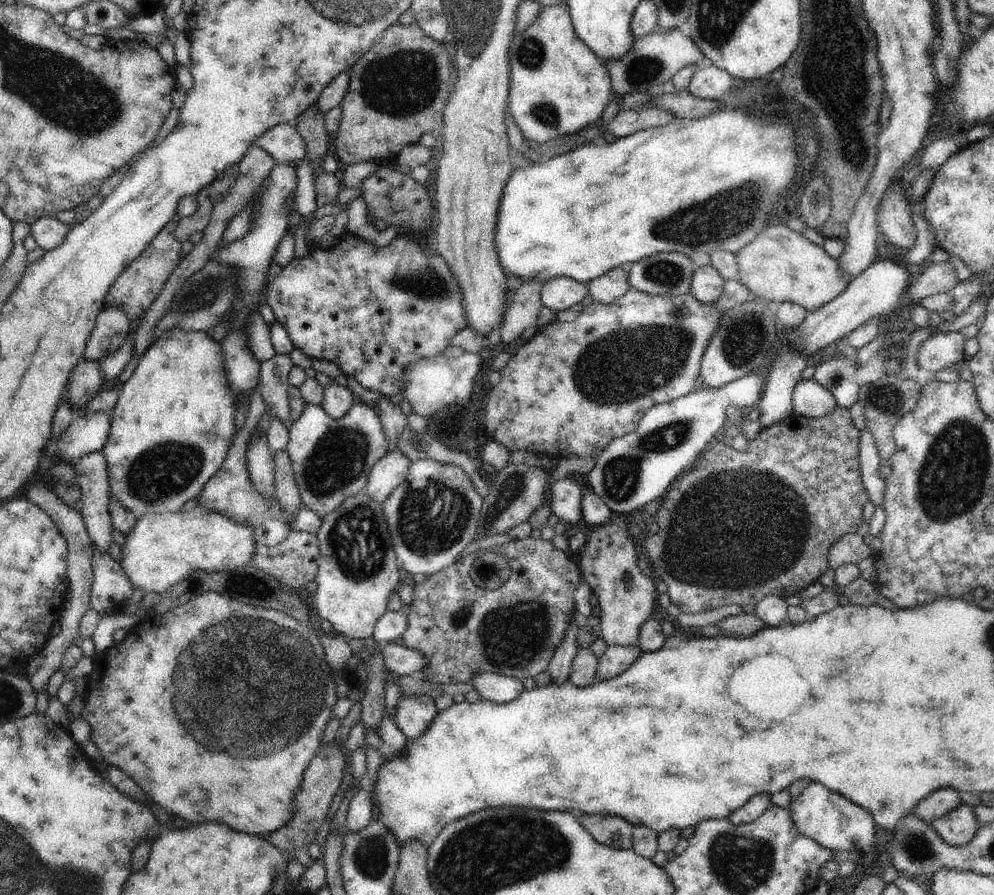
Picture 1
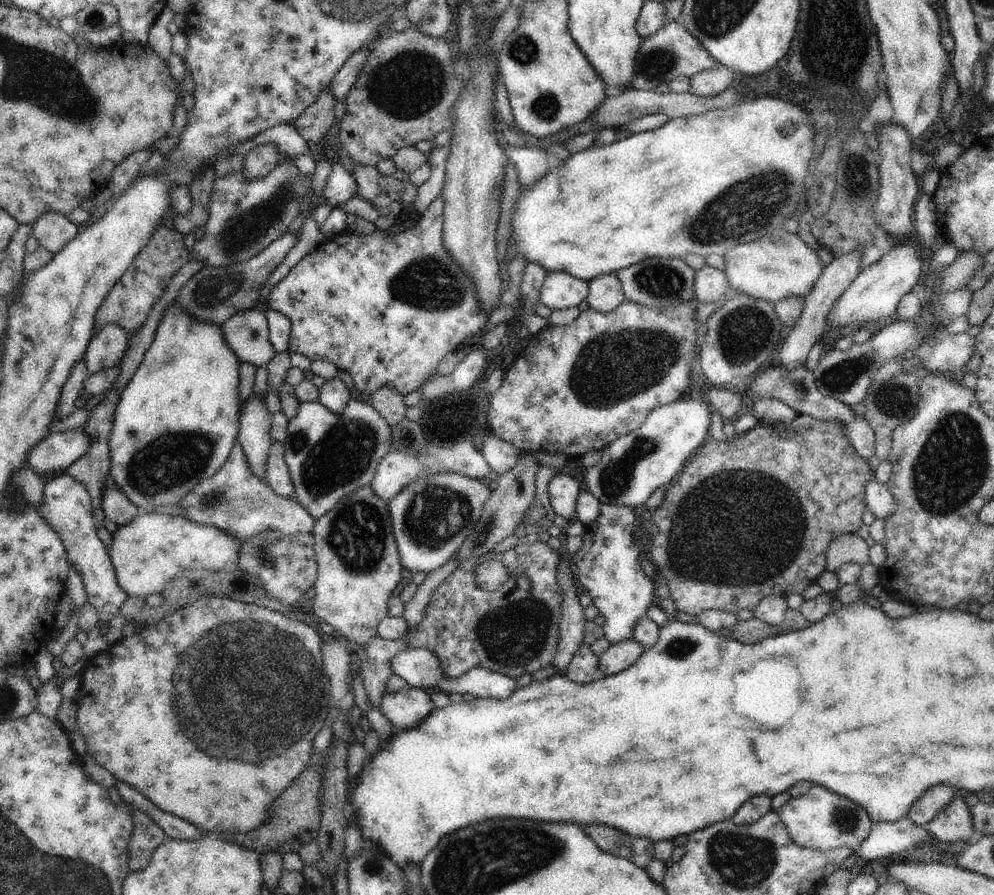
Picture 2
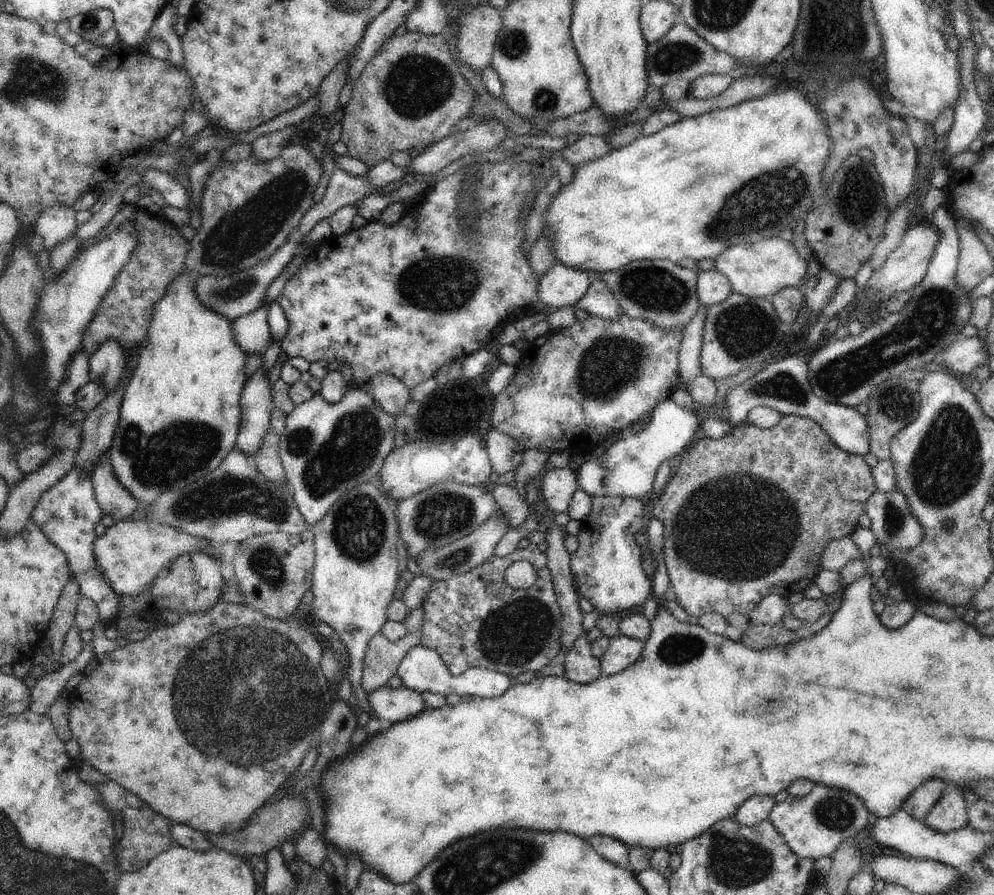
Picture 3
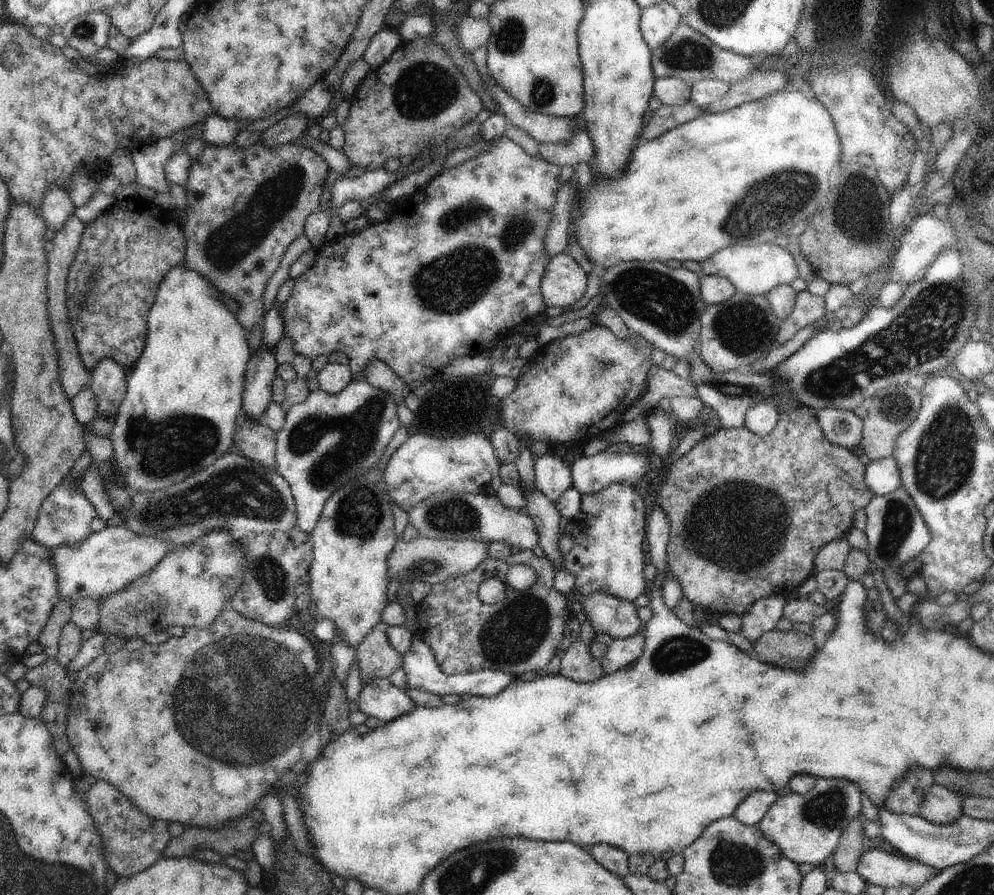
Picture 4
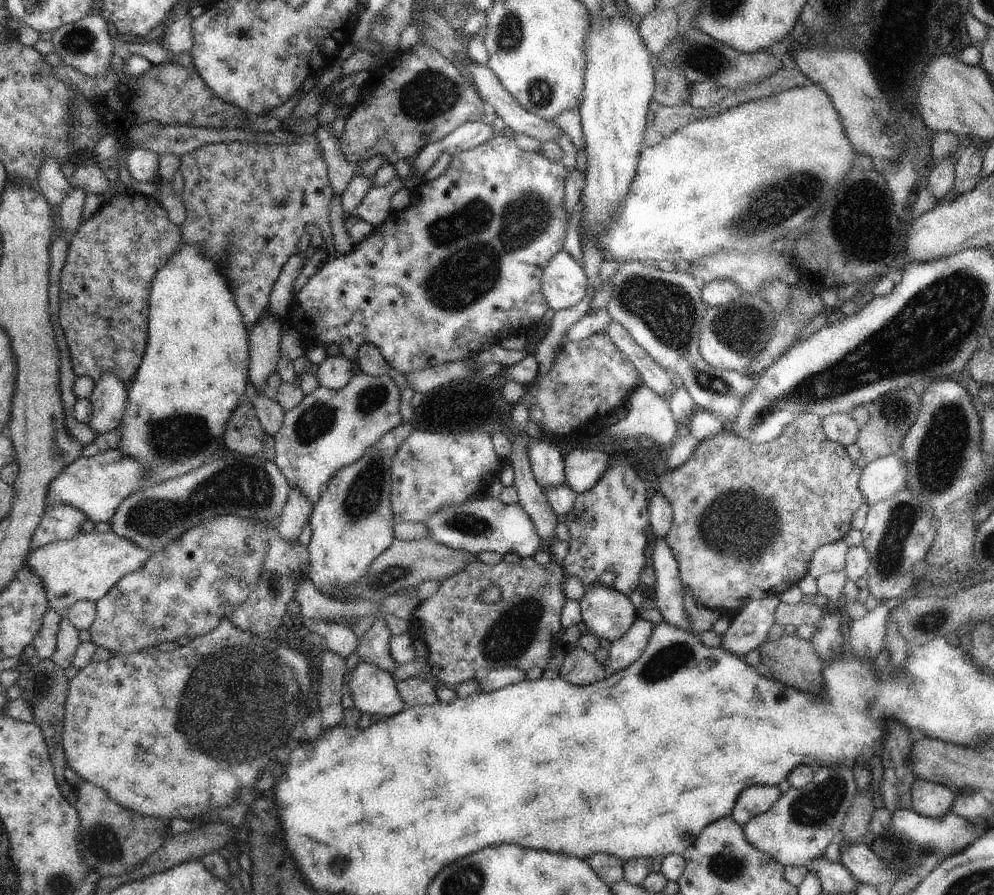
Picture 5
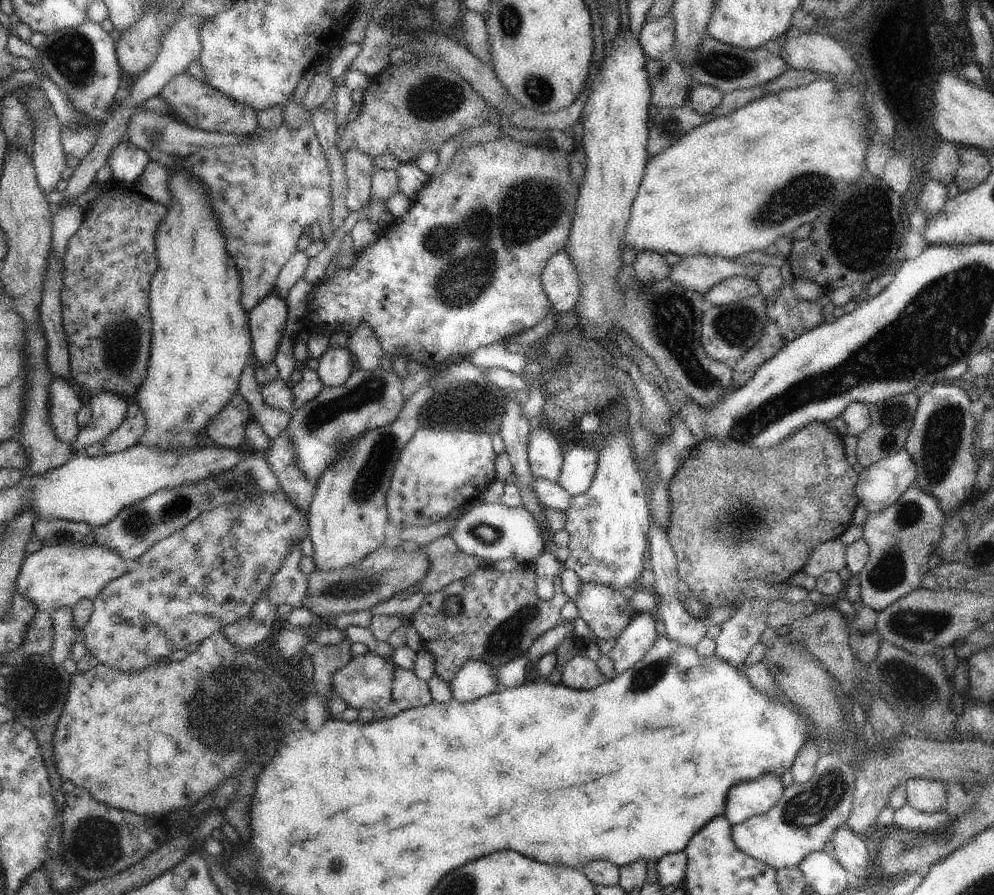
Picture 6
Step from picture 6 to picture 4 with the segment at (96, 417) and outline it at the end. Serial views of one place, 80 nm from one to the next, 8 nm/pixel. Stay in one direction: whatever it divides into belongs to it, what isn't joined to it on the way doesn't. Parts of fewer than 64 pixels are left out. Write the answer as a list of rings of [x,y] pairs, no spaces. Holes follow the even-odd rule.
[[[104,359],[92,372],[90,387],[98,401],[96,416],[112,419],[117,416],[127,393],[127,379],[123,366],[112,359]]]

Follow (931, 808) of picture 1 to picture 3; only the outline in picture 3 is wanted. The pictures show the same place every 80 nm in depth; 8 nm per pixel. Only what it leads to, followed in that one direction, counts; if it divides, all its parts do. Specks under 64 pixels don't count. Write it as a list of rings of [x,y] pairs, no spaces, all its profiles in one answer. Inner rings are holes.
[[[928,778],[920,784],[920,788],[916,788],[904,802],[901,802],[901,809],[912,818],[923,821],[932,805],[941,797],[944,786],[946,784],[940,778]]]

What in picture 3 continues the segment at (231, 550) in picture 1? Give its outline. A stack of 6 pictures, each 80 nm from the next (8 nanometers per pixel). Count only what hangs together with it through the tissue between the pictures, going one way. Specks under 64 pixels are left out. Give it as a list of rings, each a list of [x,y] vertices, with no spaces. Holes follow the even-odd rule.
[[[130,518],[114,523],[103,535],[96,537],[93,544],[95,567],[109,582],[110,588],[120,596],[142,594],[177,556],[202,551],[213,557],[220,557],[209,543],[207,539],[199,539],[173,528]]]

